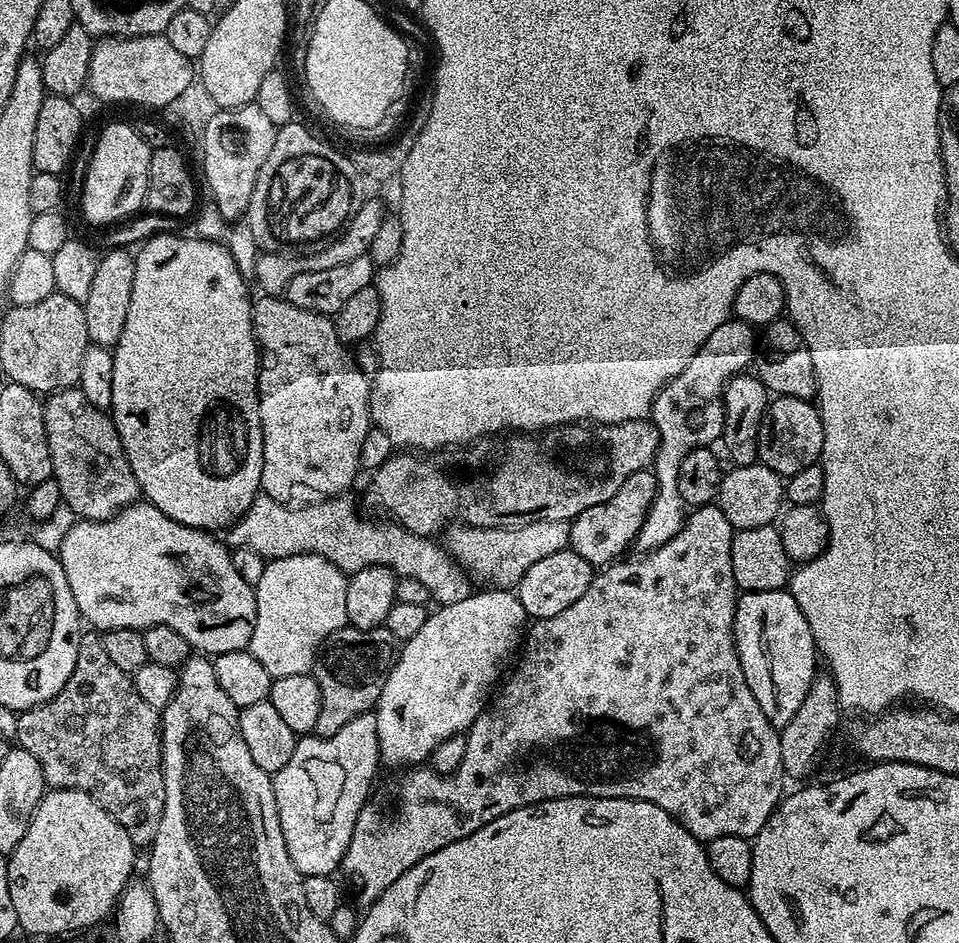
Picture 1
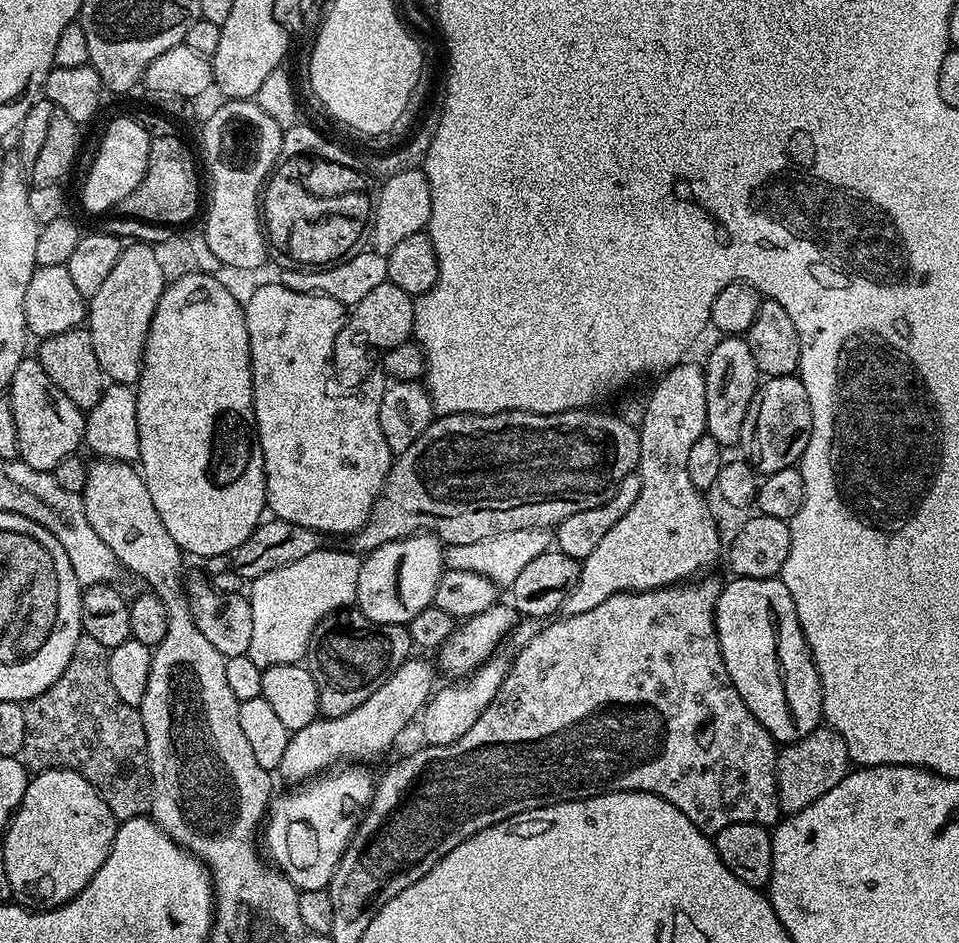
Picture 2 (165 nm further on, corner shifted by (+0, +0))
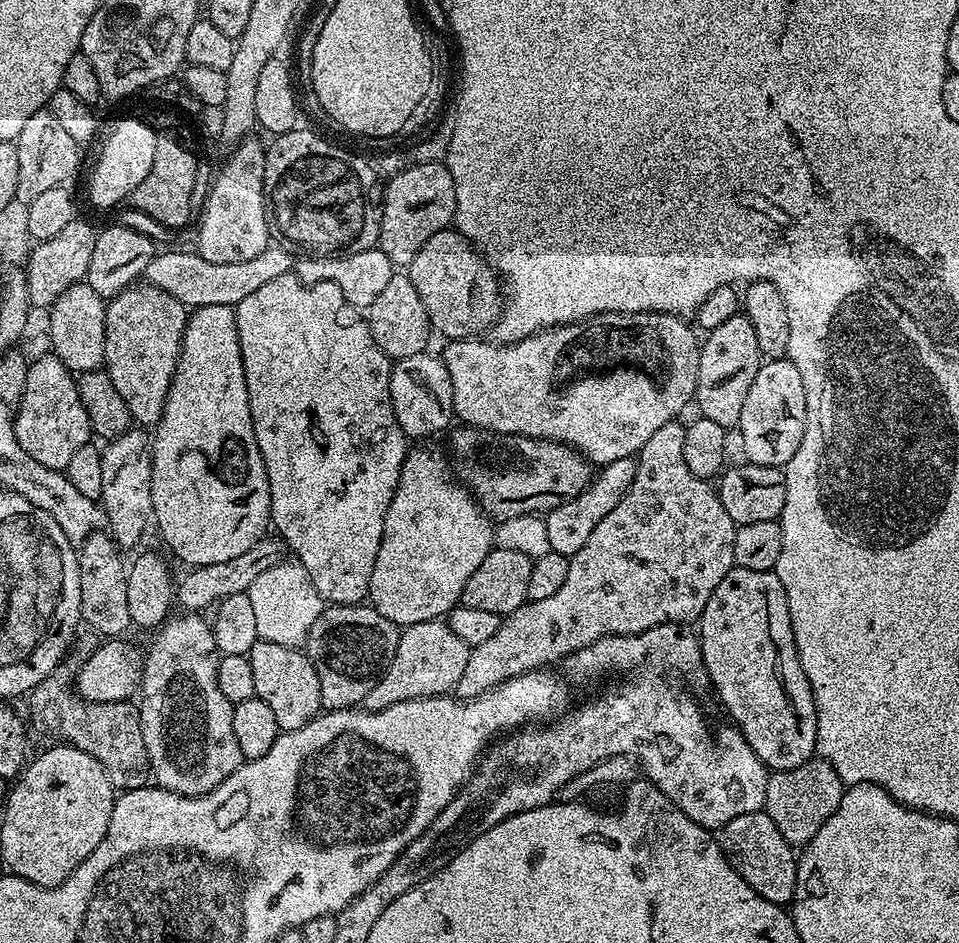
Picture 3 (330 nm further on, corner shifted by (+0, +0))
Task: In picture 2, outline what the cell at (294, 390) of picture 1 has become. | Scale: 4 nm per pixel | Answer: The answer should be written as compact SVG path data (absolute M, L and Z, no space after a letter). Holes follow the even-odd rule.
M273 282L273 284L260 284L252 293L248 296L248 301L245 299L242 304L244 310L244 317L246 318L246 330L248 331L248 337L250 338L250 358L252 359L252 405L256 411L256 433L260 439L260 449L262 450L262 458L264 459L264 485L266 486L266 494L268 499L266 501L267 507L270 509L271 515L278 520L285 520L286 522L294 522L298 526L306 526L312 528L314 531L321 534L327 534L329 532L332 536L345 536L345 538L351 537L353 534L361 528L368 521L368 516L372 513L372 507L374 502L379 498L382 486L386 482L386 478L390 474L392 469L393 454L390 450L390 446L386 446L386 438L382 438L382 426L378 426L378 406L382 406L382 394L386 387L386 380L379 371L372 370L368 374L366 381L366 387L359 394L344 394L341 400L335 400L334 397L328 396L328 380L330 384L330 373L332 371L332 350L334 348L334 338L338 338L338 330L342 330L346 319L346 306L342 302L338 302L334 298L329 296L323 296L317 292L299 292L298 290L290 290L285 284L279 282Z

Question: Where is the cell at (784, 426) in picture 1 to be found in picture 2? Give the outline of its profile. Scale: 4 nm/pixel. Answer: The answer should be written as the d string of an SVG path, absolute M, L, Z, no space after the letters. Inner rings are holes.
M799 375L767 377L756 389L748 410L754 414L754 419L751 421L750 431L745 430L740 436L739 447L744 448L743 459L760 474L799 465L812 429L810 398Z

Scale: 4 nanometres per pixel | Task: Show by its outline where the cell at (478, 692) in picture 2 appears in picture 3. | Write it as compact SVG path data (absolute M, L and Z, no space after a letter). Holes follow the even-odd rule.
M674 419L666 426L661 426L650 437L650 442L646 442L646 446L642 446L642 450L635 457L636 473L626 498L622 498L622 502L618 502L618 506L614 506L614 510L610 510L610 514L606 514L606 518L602 518L602 522L598 522L594 534L590 534L590 538L586 538L586 546L582 546L582 550L578 550L571 556L566 570L566 579L562 582L560 589L551 598L529 600L527 604L518 606L518 610L514 610L509 616L501 619L497 632L488 641L482 642L478 647L472 649L470 662L466 662L466 671L454 689L457 697L481 696L494 686L515 676L556 666L552 664L558 663L559 660L560 663L567 661L569 656L590 646L603 636L629 636L663 624L688 626L699 621L702 610L706 610L706 602L710 602L710 594L714 594L714 586L718 586L718 582L722 582L722 578L726 578L726 574L734 566L734 534L738 525L730 518L730 514L726 514L726 506L722 506L719 491L709 481L699 480L694 474L690 474L690 466L686 466L686 462L682 458L682 446L686 443L686 427L680 423L679 419Z

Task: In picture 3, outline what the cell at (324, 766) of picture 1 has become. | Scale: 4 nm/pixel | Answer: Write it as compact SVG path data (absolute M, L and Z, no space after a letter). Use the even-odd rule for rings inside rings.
M443 619L409 624L401 631L398 650L384 672L383 678L366 694L363 707L369 712L384 710L398 702L417 700L427 696L443 696L451 693L466 671L472 649Z

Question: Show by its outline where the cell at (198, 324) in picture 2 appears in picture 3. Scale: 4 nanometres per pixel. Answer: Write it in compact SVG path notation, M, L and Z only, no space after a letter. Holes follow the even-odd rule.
M202 306L189 315L164 413L154 428L150 498L161 538L188 566L238 558L269 531L270 482L254 438L233 306Z

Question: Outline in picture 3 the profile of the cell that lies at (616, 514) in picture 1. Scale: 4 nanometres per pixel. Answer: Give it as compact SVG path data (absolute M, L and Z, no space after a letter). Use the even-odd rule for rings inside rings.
M633 457L618 458L618 462L603 465L603 468L593 475L586 490L582 490L582 494L562 502L562 506L547 513L544 521L552 551L571 558L575 552L582 550L582 546L586 546L586 538L590 538L590 534L594 534L598 522L602 522L602 518L606 518L606 514L610 514L610 510L614 510L614 506L618 506L618 502L622 502L622 498L626 498L626 494L634 482L635 473L636 462Z

